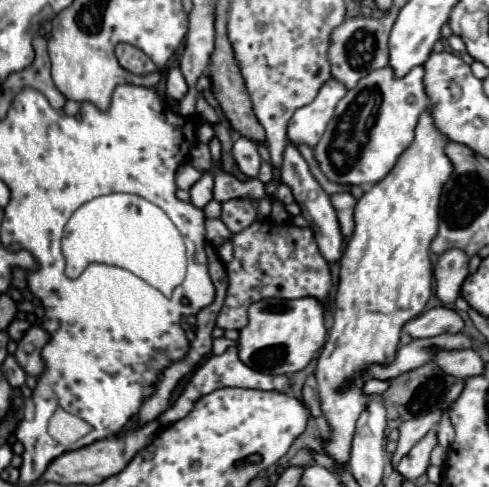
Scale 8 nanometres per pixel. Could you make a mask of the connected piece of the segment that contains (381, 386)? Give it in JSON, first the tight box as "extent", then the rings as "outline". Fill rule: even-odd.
{"extent":[363,379,389,395],"outline":[[[369,379],[366,380],[363,386],[363,394],[371,395],[371,394],[383,394],[389,386],[389,381],[379,381],[377,379]]]}

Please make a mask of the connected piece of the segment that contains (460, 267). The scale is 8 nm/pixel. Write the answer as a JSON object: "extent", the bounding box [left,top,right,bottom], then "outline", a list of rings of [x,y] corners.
{"extent":[435,249,469,307],"outline":[[[449,249],[445,251],[437,265],[435,265],[435,283],[437,283],[437,299],[451,307],[455,299],[459,297],[459,289],[463,279],[469,275],[469,257],[461,249]]]}

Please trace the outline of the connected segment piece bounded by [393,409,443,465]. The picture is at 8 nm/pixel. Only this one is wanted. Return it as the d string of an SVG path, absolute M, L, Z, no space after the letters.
M437 409L437 411L427 413L427 415L423 415L423 417L415 417L415 419L409 419L409 421L405 421L405 423L401 423L401 427L399 427L401 437L399 437L399 441L397 441L397 451L393 453L393 465L397 465L397 461L399 461L403 455L407 455L409 449L411 449L417 441L421 441L431 429L435 429L435 427L439 425L439 421L441 421L441 411L443 411L443 409Z

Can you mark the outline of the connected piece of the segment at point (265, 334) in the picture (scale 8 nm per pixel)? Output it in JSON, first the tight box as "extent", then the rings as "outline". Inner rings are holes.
{"extent":[239,299,327,375],"outline":[[[263,299],[249,307],[249,323],[239,333],[239,357],[251,369],[267,375],[285,375],[295,373],[307,367],[313,355],[323,347],[327,329],[325,329],[325,307],[313,299]]]}

